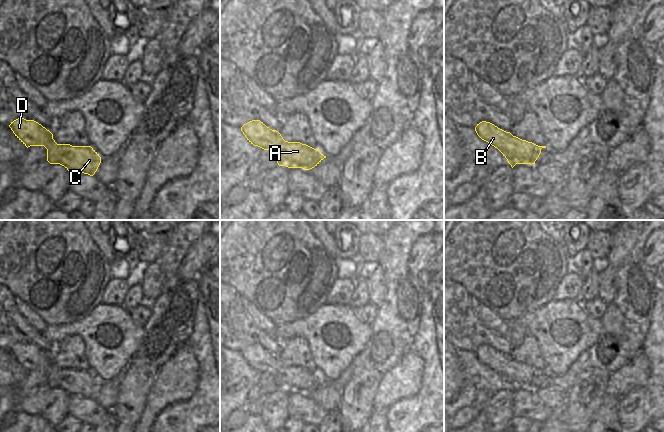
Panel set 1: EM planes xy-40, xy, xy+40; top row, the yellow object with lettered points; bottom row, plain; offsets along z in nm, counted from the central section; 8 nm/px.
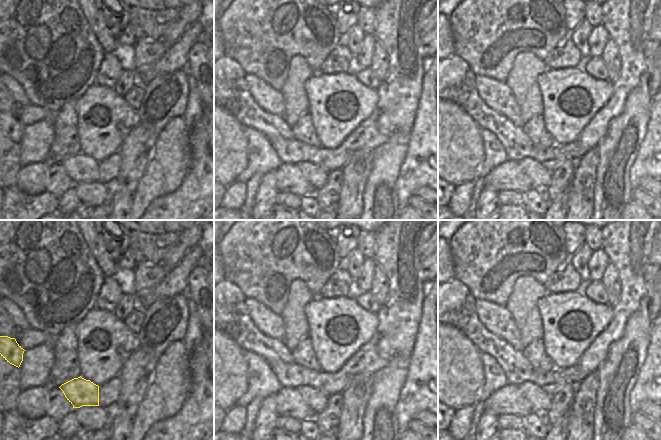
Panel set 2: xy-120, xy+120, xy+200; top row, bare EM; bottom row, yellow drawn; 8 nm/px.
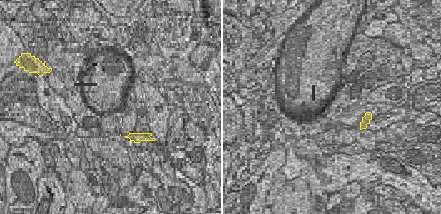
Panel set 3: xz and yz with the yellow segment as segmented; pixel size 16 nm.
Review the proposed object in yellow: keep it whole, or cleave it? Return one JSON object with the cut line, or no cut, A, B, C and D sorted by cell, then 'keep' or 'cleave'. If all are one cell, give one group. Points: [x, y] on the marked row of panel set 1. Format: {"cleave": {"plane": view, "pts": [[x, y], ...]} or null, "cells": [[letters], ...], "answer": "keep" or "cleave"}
{"cleave": null, "cells": [["A", "B", "C", "D"]], "answer": "keep"}

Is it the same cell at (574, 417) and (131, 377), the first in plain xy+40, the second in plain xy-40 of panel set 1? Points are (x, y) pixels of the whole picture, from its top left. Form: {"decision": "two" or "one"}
{"decision": "one"}

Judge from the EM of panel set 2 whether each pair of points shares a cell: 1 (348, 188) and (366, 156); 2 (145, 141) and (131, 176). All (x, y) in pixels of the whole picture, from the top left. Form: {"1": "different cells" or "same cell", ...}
{"1": "same cell", "2": "same cell"}

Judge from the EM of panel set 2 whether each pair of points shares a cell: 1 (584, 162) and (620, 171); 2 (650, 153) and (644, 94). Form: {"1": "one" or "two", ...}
{"1": "two", "2": "two"}

